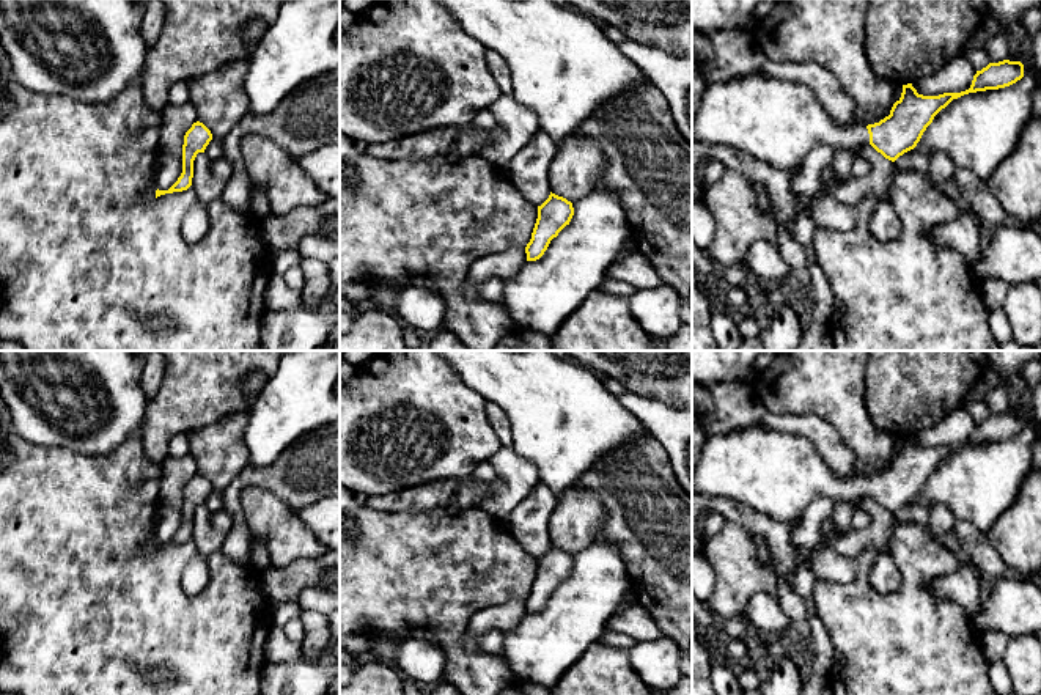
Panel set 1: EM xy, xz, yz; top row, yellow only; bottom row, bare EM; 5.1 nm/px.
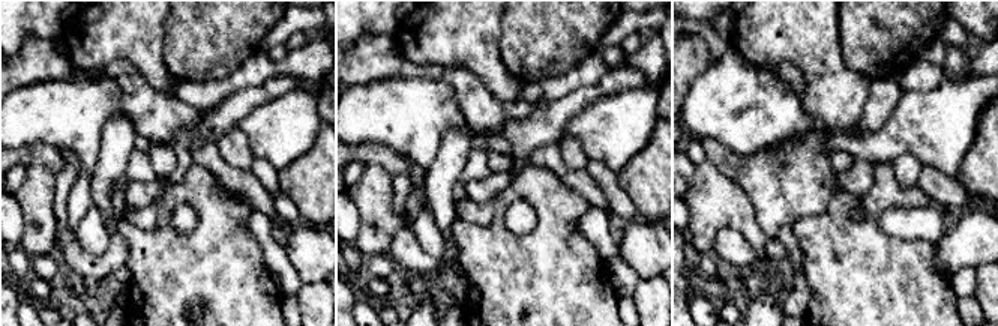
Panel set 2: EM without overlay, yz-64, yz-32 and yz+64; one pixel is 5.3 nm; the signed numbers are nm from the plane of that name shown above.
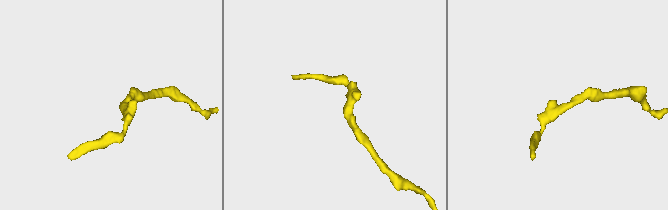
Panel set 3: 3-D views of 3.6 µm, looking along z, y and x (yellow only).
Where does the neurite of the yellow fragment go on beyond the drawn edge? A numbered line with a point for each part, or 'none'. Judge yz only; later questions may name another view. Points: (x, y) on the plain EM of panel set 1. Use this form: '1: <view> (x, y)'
1: yz (777, 474)

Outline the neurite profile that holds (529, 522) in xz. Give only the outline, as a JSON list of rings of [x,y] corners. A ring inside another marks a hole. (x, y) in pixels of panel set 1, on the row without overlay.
[[[539,481],[503,520],[511,536],[536,560],[550,547],[549,522],[555,506],[555,494]]]

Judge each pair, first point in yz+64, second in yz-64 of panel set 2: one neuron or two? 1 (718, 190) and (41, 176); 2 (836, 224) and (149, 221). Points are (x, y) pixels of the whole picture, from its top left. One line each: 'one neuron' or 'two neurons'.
1: one neuron
2: two neurons

